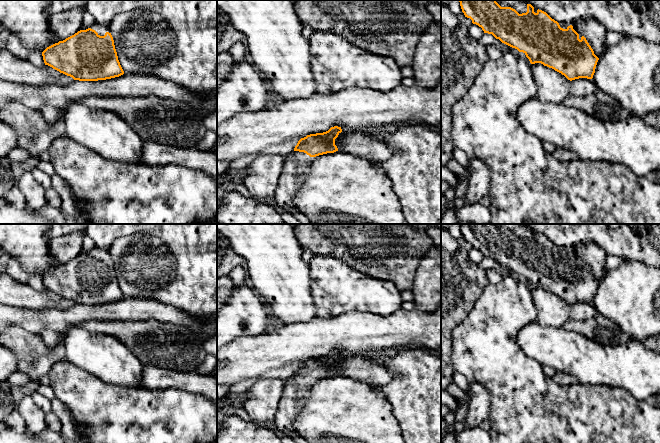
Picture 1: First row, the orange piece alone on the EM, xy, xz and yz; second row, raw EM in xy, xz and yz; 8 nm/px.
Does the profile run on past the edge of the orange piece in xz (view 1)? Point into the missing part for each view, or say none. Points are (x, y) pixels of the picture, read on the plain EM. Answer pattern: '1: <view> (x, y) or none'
1: xz (294, 393)

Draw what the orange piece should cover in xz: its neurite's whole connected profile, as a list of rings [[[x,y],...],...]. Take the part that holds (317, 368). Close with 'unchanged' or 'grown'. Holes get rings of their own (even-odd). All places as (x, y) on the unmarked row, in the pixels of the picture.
[[[334,350],[326,356],[307,359],[298,365],[292,377],[284,380],[274,420],[281,434],[290,438],[298,434],[293,423],[308,396],[308,382],[338,375],[335,363],[341,356],[341,351]]]; grown

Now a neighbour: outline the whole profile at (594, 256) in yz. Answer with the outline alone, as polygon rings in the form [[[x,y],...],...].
[[[579,244],[572,247],[573,253],[584,260],[594,275],[594,278],[599,282],[607,272],[605,259],[607,253],[596,244]]]

